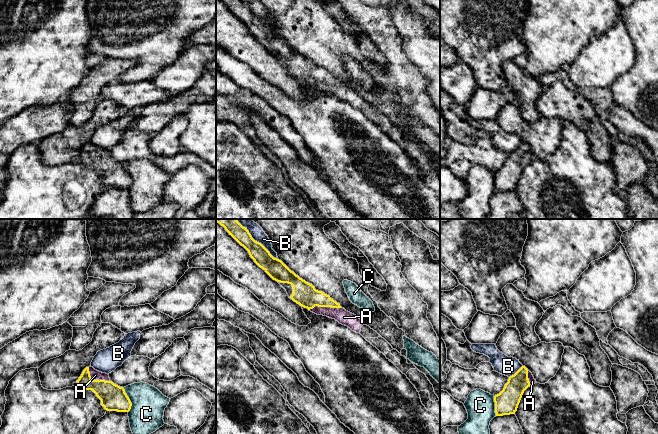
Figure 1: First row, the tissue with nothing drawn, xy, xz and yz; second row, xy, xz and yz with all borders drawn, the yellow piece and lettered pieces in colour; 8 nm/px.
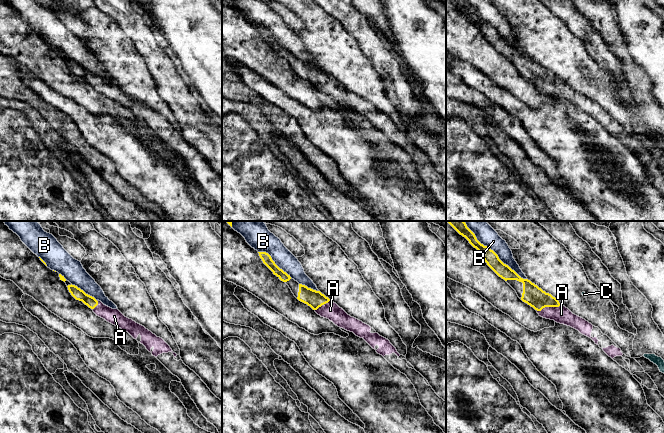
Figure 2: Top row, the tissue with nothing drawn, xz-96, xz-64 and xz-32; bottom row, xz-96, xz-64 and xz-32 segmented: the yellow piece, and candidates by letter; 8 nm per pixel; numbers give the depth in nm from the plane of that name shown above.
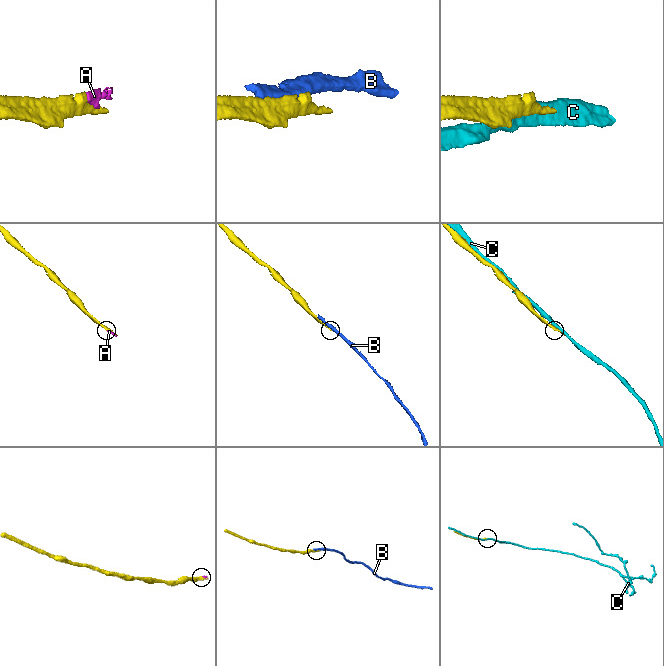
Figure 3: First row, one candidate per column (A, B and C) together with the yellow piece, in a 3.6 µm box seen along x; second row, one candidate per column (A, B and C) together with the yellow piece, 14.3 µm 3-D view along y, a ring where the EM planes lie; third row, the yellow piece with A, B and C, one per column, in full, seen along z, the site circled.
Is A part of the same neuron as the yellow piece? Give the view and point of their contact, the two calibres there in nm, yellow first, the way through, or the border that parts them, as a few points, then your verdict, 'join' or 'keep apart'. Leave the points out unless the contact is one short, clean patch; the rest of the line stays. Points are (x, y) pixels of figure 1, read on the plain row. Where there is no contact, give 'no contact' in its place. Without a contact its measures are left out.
contact xz (325, 82); calibres 190 and 120 nm; join

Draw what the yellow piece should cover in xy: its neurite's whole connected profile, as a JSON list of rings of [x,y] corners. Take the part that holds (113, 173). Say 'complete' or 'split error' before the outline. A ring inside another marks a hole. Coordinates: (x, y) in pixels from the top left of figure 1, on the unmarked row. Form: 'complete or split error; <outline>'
split error; [[[86,143],[74,162],[92,166],[107,187],[129,188],[132,179],[123,163],[114,160],[109,151]]]

